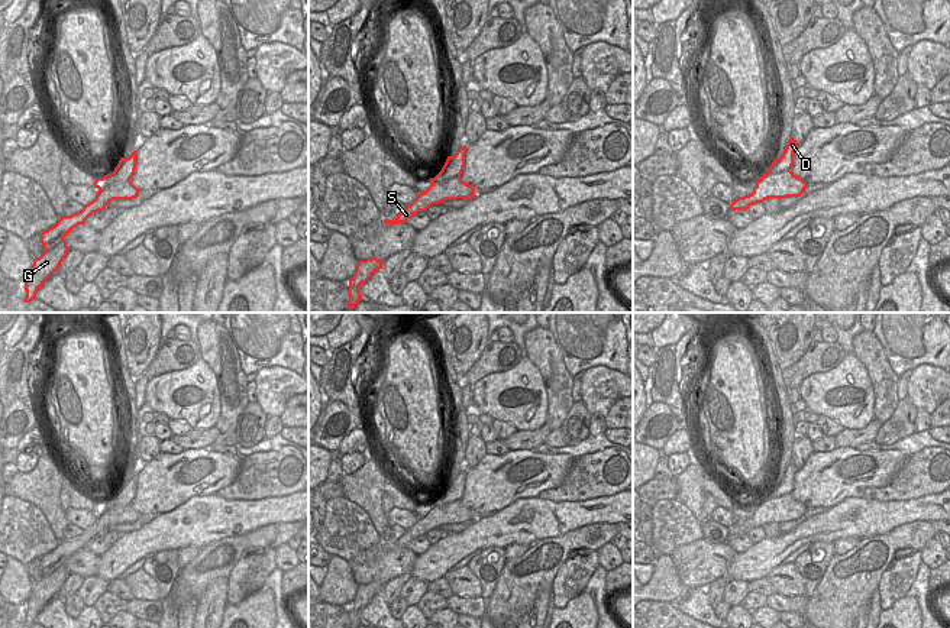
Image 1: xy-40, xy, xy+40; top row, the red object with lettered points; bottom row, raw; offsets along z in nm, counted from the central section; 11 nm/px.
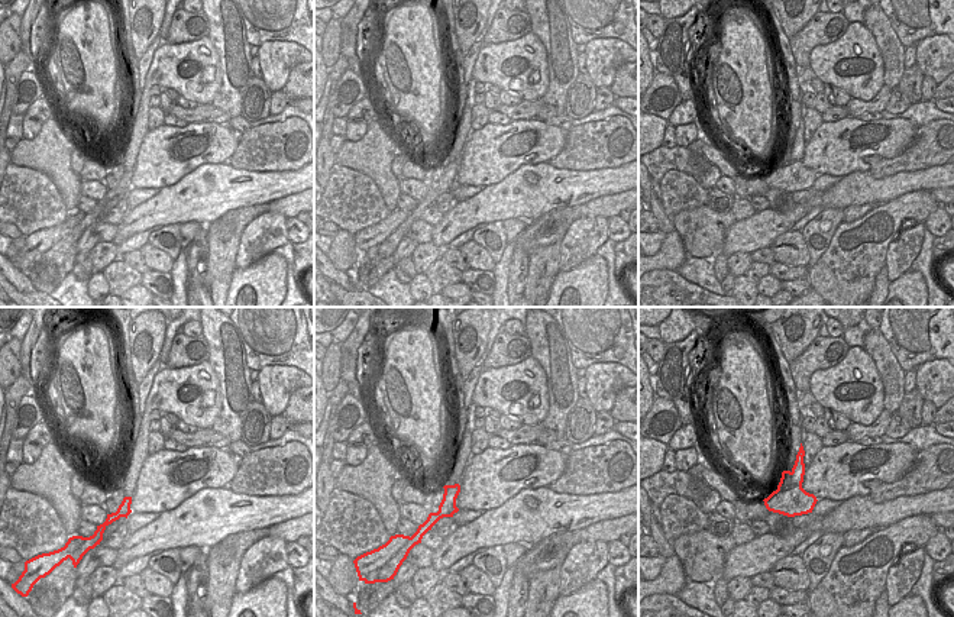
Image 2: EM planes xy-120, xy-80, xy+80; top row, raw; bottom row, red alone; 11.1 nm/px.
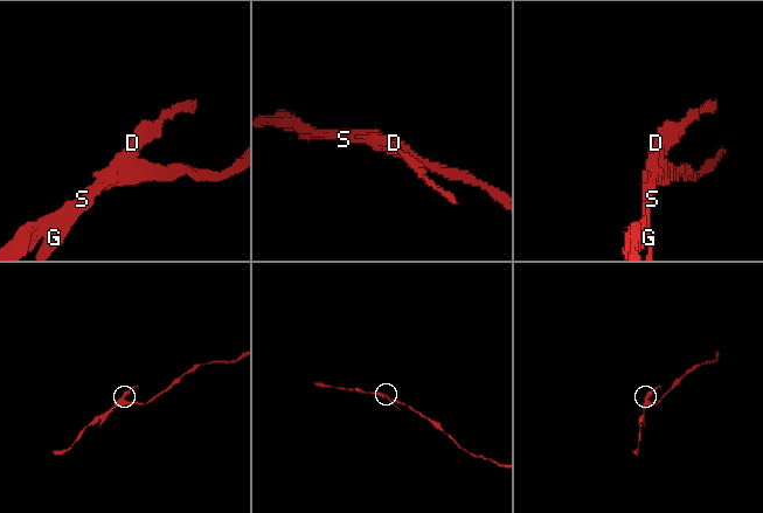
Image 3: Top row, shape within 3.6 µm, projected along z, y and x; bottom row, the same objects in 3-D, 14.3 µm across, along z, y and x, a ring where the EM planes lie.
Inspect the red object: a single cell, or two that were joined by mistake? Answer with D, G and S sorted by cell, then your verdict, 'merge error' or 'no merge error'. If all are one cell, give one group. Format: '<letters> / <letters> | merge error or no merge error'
D G / S | merge error

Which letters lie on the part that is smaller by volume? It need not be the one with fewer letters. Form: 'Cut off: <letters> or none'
Cut off: D, G

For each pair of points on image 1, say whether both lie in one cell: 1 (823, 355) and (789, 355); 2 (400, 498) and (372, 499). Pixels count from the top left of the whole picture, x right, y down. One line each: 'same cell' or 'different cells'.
1: different cells
2: different cells

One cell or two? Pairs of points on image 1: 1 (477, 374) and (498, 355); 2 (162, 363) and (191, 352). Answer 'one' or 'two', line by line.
1: one
2: one

